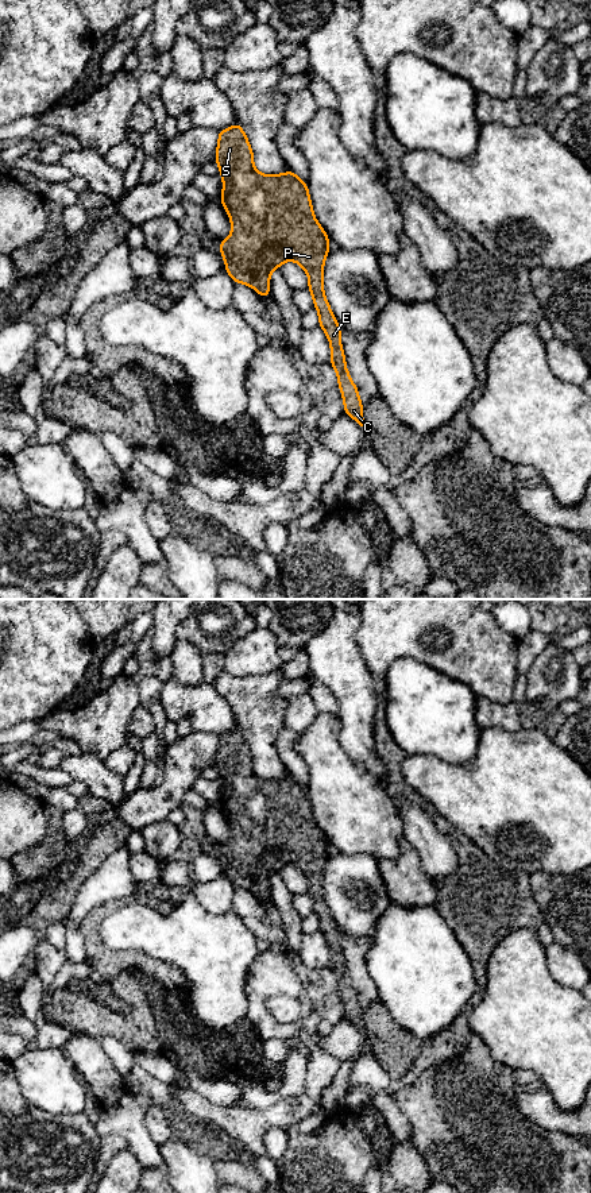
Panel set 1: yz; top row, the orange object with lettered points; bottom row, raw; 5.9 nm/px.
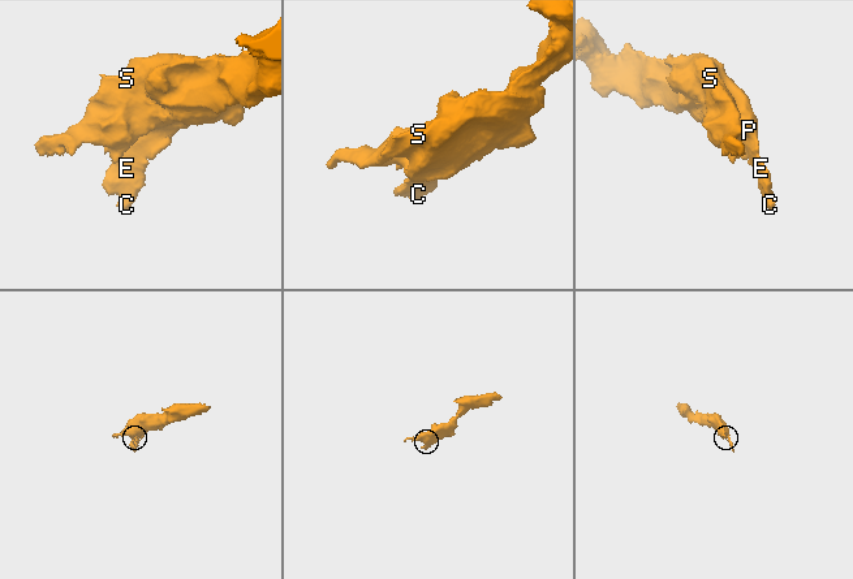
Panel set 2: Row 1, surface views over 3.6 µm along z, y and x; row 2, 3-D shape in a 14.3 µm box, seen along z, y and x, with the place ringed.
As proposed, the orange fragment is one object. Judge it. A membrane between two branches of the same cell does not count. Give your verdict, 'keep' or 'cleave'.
keep

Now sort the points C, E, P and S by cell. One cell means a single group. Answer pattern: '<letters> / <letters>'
C E P S

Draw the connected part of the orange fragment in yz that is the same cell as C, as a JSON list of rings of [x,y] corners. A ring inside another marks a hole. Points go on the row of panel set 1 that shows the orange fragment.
[[[240,123],[231,128],[217,131],[219,143],[215,161],[223,177],[223,208],[231,219],[232,233],[219,242],[220,252],[225,262],[225,271],[235,283],[254,287],[262,298],[270,297],[270,273],[279,269],[286,260],[297,262],[308,274],[314,308],[318,312],[318,325],[324,329],[331,344],[331,360],[337,374],[339,387],[343,395],[344,413],[364,426],[363,402],[359,399],[359,389],[351,381],[345,366],[345,355],[340,341],[341,327],[337,324],[327,301],[322,283],[324,262],[329,251],[329,238],[317,223],[309,197],[306,182],[291,170],[278,175],[266,175],[254,167],[251,144]],[[274,232],[286,239],[283,244],[269,240],[264,235]]]

